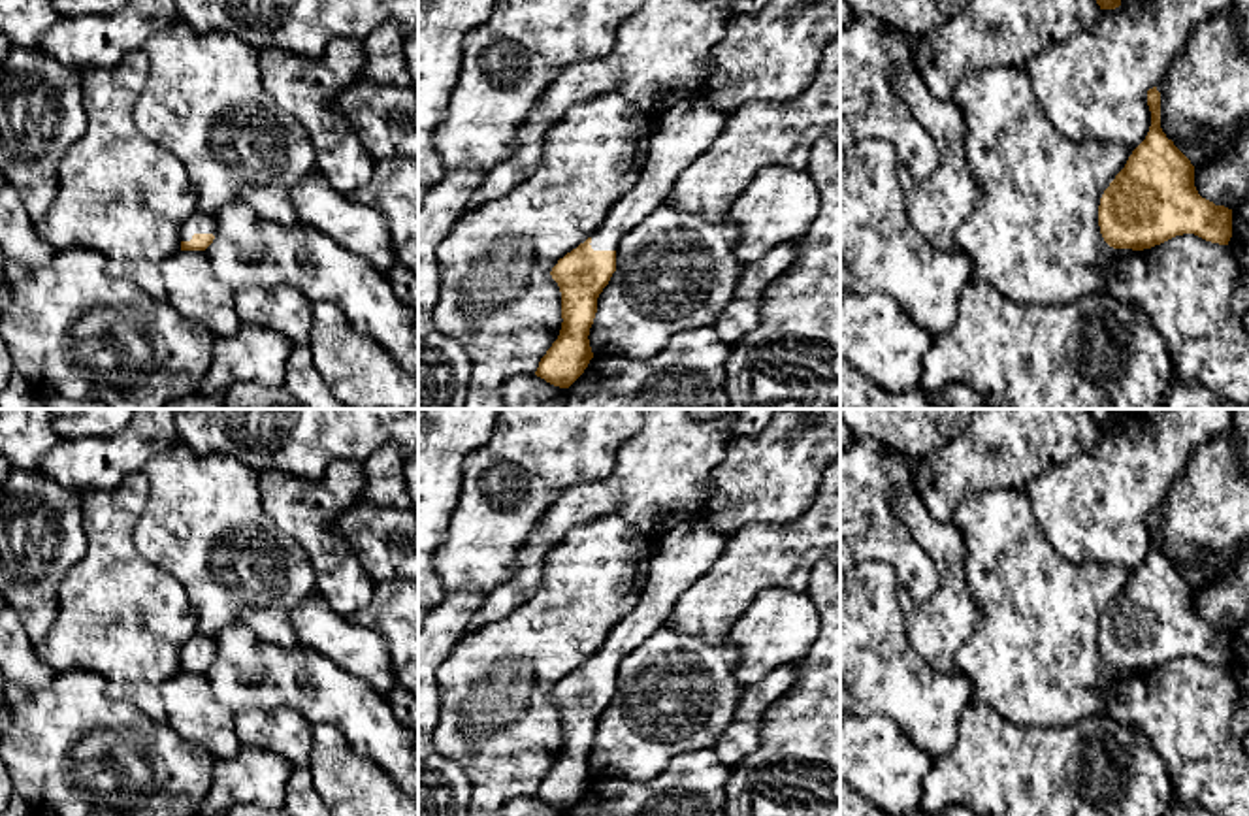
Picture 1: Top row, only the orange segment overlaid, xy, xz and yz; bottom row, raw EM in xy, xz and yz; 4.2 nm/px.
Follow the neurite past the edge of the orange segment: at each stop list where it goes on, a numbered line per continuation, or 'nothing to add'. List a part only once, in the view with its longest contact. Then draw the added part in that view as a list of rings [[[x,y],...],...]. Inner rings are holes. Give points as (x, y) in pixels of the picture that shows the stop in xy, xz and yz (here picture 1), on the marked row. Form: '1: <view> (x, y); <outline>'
1: xy (198, 223); [[[192,213],[181,226],[181,241],[190,241],[194,234],[215,236],[215,215]]]

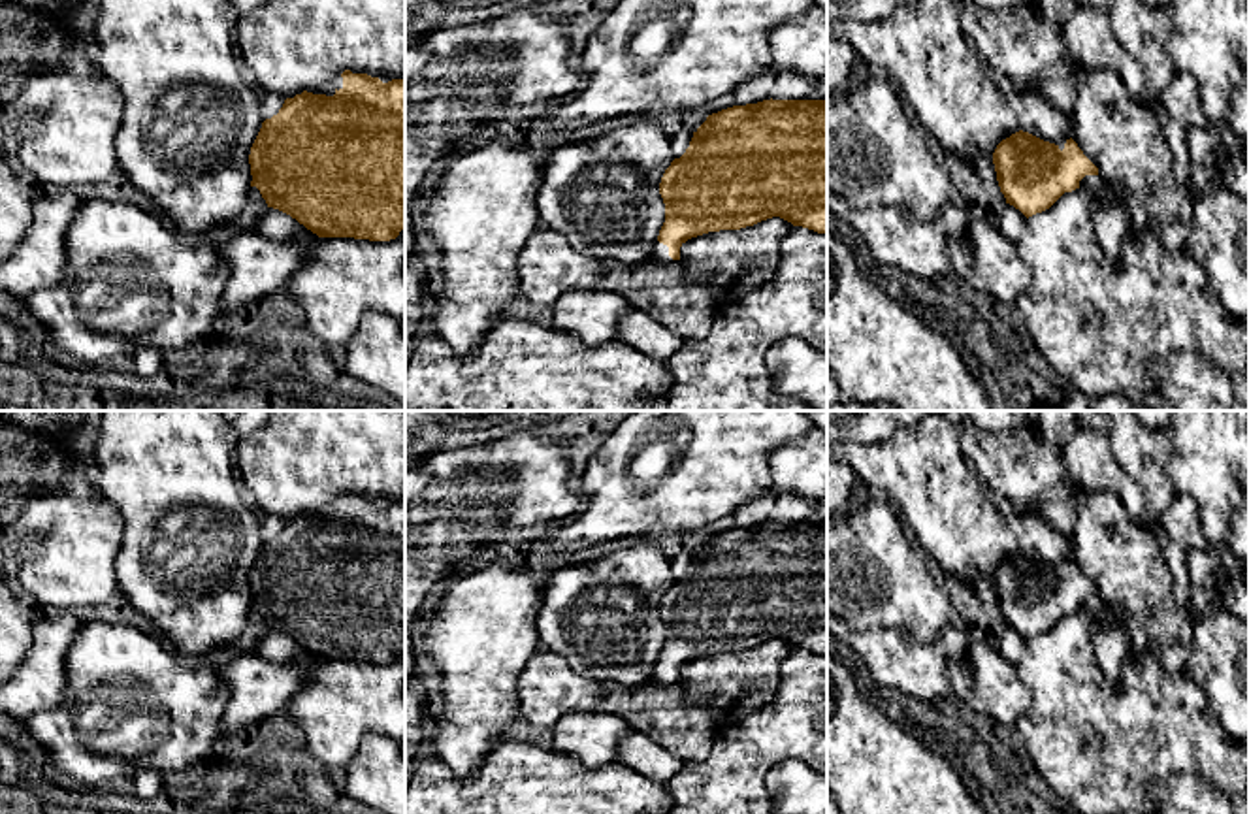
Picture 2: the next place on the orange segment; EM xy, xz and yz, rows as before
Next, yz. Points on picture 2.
1: yz (1110, 221); [[[1085,175],[1079,187],[1091,196],[1091,215],[1095,222],[1095,234],[1102,249],[1104,266],[1115,269],[1121,260],[1123,239],[1128,226],[1128,217],[1117,202],[1108,202],[1102,196],[1106,181],[1102,175]]]

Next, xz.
1: xz (660, 253); [[[656,243],[656,247],[654,247],[654,252],[652,252],[652,258],[650,260],[654,260],[654,262],[659,262],[659,264],[671,264],[671,262],[676,262],[676,260],[673,260],[671,256],[669,256],[669,247],[667,245],[663,245],[663,243]]]

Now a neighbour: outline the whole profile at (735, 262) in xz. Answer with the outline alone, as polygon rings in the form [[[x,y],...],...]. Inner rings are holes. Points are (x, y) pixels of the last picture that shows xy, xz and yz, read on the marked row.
[[[772,217],[740,230],[708,232],[682,243],[680,262],[688,266],[691,279],[716,288],[720,307],[774,279],[782,260],[782,241],[791,230],[791,222]]]

